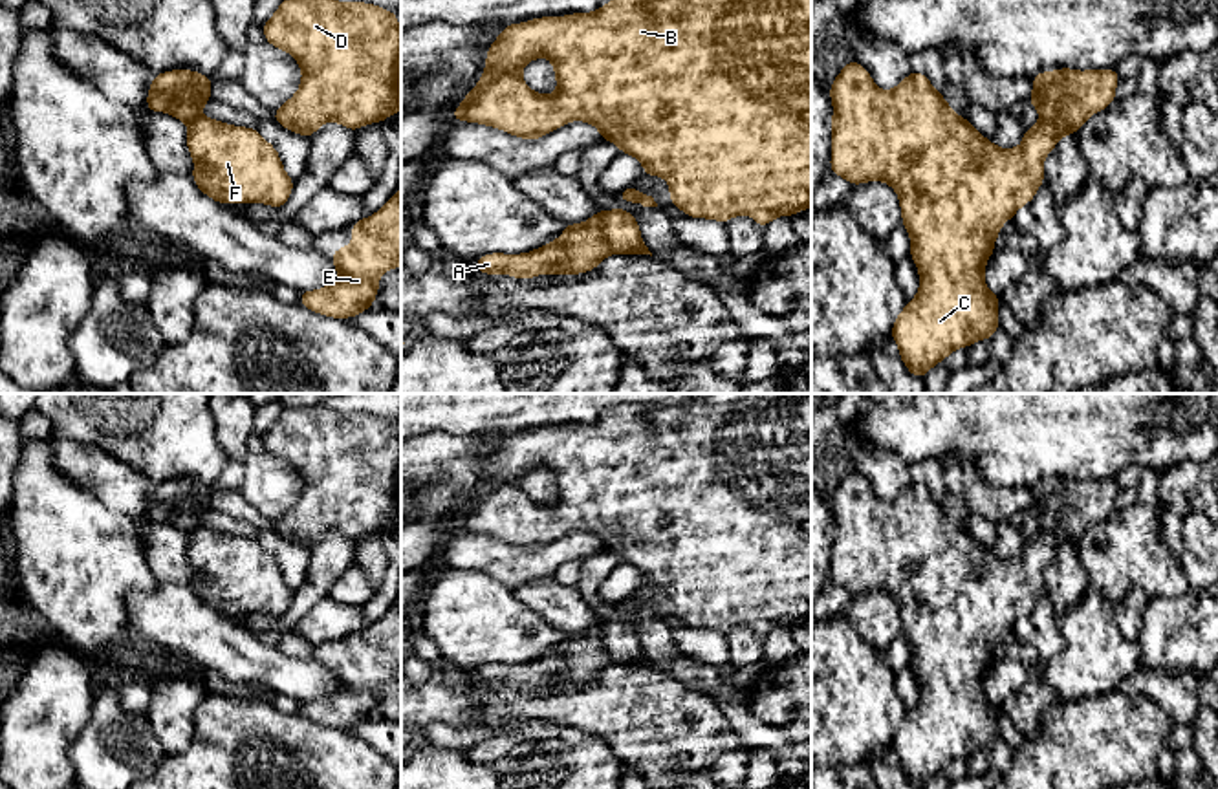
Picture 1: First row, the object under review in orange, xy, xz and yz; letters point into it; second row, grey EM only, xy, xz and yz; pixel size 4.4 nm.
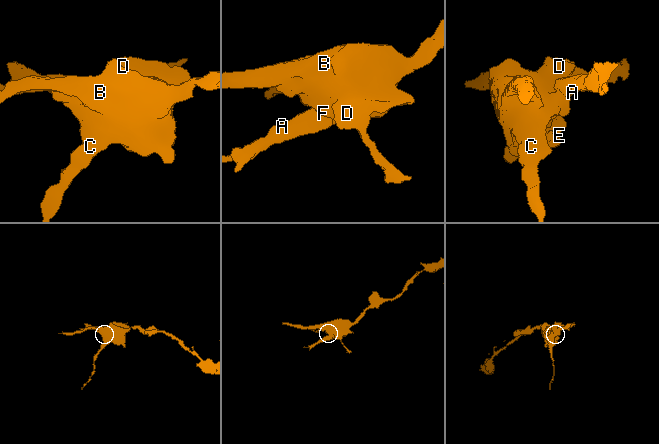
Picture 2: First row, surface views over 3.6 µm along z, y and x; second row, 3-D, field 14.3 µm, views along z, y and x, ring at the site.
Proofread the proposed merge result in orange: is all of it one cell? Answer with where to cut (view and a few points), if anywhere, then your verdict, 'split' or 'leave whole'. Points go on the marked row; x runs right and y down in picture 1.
cut xz (599, 211), (603, 235), (616, 251); split

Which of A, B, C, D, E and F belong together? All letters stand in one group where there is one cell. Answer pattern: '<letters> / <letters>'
A / B C D E F

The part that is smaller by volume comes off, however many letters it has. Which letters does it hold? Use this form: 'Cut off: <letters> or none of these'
Cut off: A

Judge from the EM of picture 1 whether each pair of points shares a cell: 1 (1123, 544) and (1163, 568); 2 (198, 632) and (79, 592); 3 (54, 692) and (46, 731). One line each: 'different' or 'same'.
1: same
2: different
3: same

